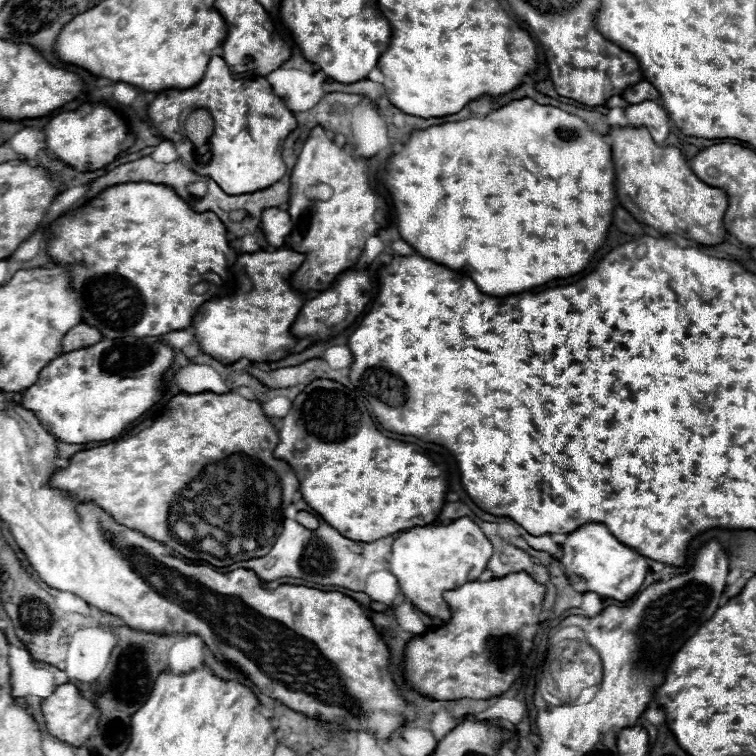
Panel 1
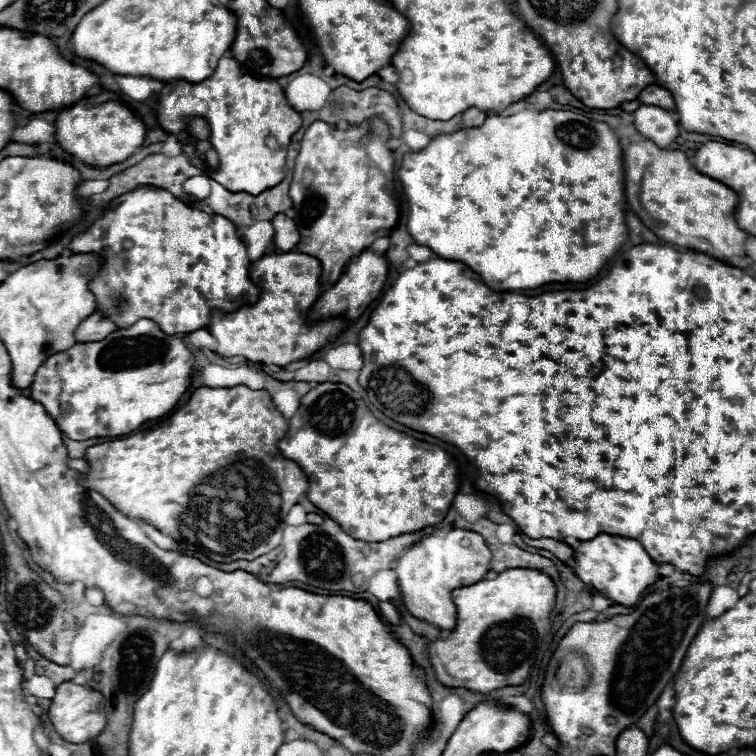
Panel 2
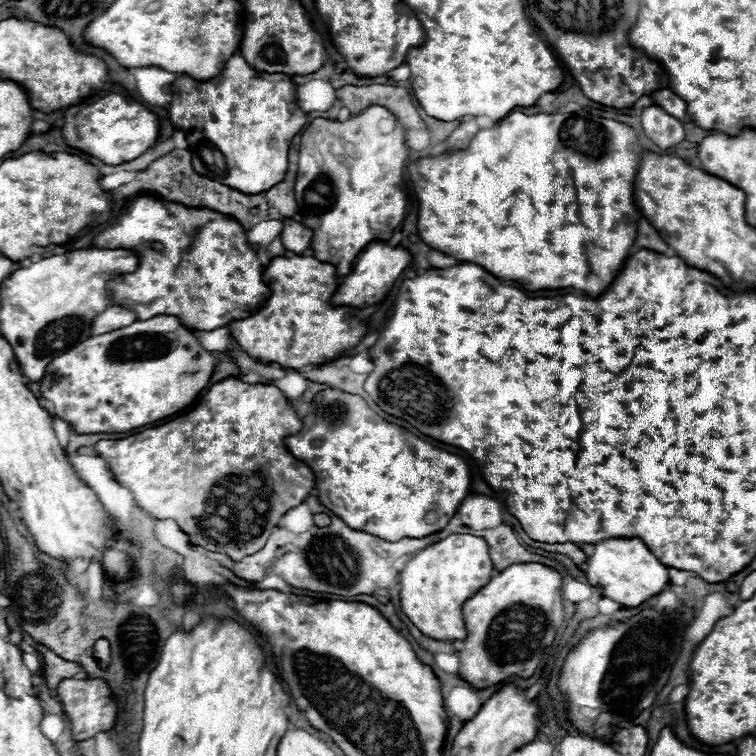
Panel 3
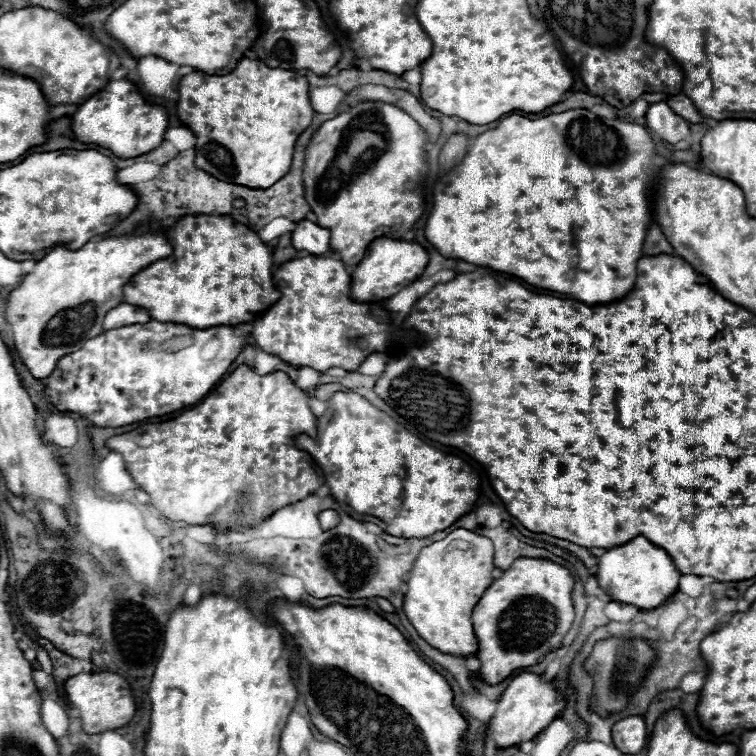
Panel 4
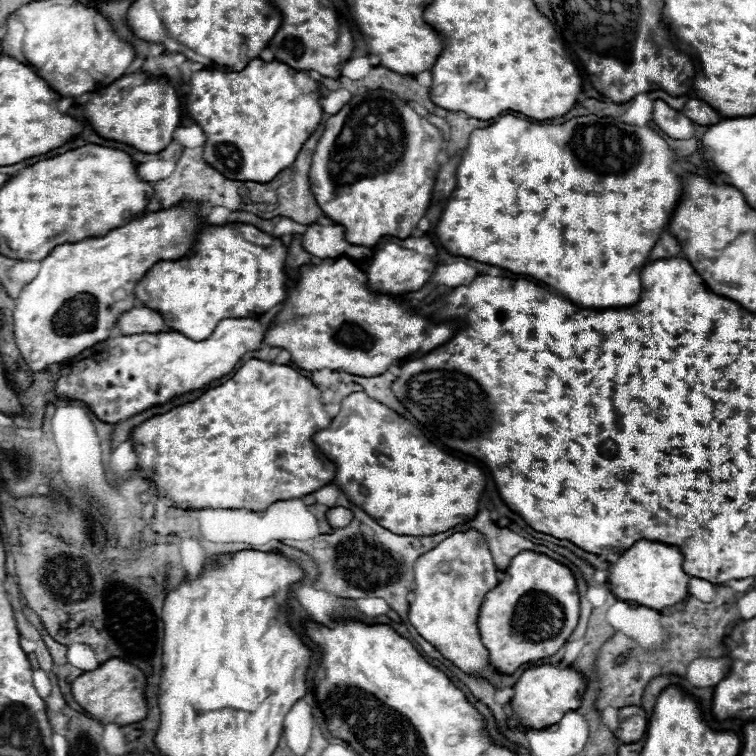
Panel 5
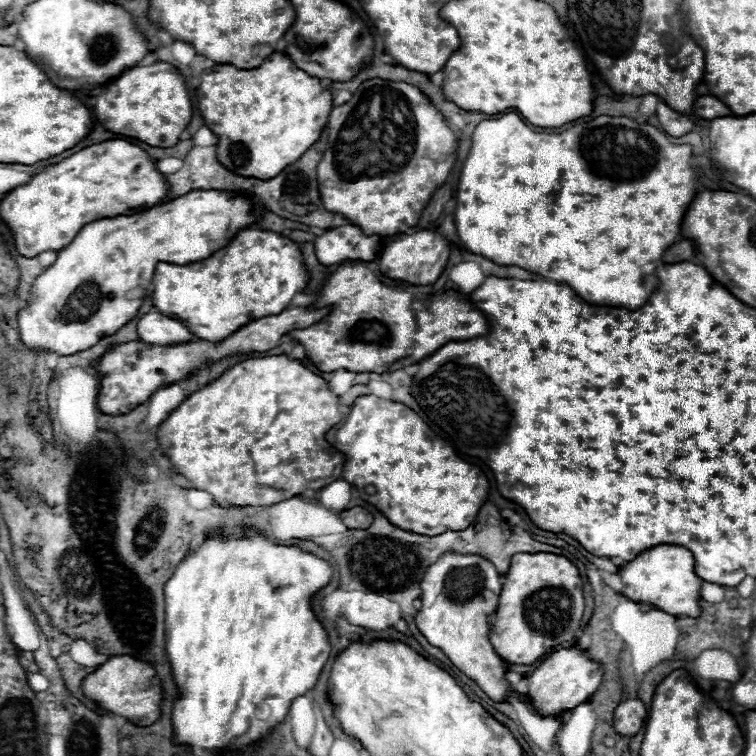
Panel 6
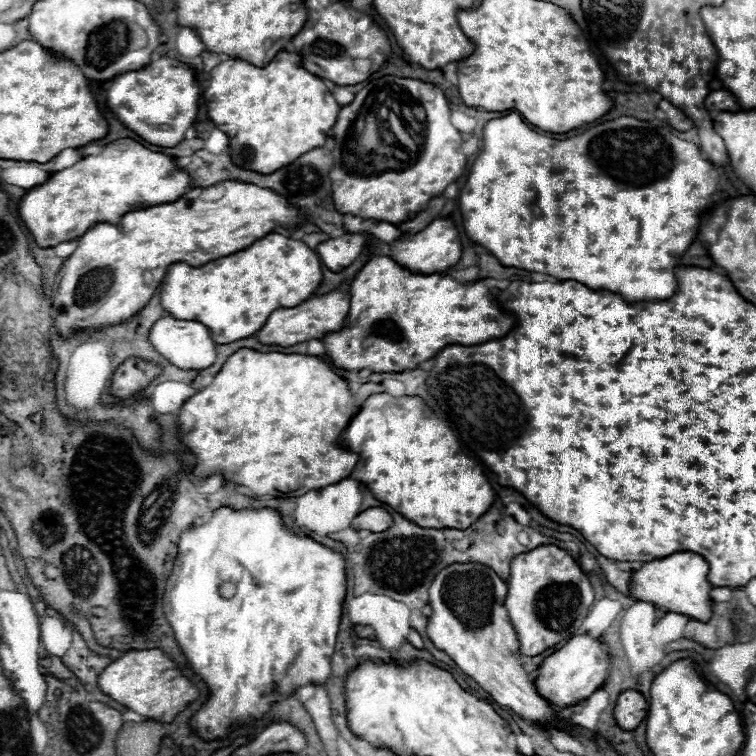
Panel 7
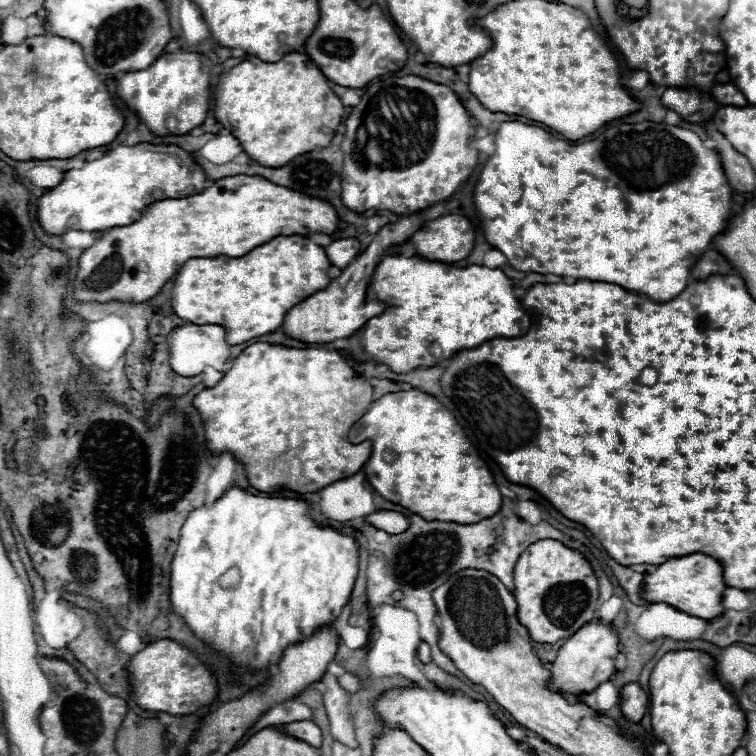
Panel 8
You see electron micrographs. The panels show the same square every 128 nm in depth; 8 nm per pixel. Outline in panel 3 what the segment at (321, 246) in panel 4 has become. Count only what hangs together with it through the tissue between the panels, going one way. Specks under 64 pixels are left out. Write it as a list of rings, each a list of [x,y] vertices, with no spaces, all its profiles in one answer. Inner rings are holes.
[[[284,218],[282,220],[284,224],[284,230],[280,234],[282,238],[282,244],[286,250],[290,252],[296,252],[296,254],[302,254],[310,248],[310,240],[312,240],[312,230],[308,230],[306,226],[290,220],[290,218]]]

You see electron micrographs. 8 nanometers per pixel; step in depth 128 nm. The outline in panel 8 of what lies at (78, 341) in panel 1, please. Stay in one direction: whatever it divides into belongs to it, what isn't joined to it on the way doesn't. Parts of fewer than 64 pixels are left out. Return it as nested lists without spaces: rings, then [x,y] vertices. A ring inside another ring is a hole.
[[[218,324],[176,326],[168,334],[168,354],[170,354],[172,370],[180,376],[198,376],[206,366],[224,372],[230,364],[230,344],[224,340],[224,328]]]

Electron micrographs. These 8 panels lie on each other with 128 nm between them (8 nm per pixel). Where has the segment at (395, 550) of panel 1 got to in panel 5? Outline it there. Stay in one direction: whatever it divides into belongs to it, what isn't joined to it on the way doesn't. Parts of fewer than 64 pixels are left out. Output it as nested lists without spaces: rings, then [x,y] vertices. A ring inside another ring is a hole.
[[[478,530],[456,532],[428,550],[414,564],[414,600],[410,602],[408,620],[416,632],[428,640],[444,658],[460,670],[474,674],[474,670],[488,666],[488,650],[478,632],[478,612],[486,592],[496,588],[496,566],[486,538]]]

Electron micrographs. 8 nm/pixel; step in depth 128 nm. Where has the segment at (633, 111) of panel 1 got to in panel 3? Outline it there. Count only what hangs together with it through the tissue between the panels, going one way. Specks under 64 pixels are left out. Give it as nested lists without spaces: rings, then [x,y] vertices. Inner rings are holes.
[[[648,106],[640,114],[640,124],[644,134],[662,150],[684,140],[682,122],[664,112],[660,106]]]

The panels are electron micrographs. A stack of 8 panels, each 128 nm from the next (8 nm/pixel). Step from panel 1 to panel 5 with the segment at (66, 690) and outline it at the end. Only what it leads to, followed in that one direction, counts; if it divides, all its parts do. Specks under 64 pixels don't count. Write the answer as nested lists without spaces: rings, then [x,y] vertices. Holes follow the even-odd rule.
[[[112,658],[100,664],[96,670],[84,672],[82,676],[78,676],[72,682],[72,696],[94,720],[102,722],[104,726],[106,724],[126,726],[126,724],[140,722],[146,718],[144,688],[146,688],[146,678],[136,666],[120,658]]]

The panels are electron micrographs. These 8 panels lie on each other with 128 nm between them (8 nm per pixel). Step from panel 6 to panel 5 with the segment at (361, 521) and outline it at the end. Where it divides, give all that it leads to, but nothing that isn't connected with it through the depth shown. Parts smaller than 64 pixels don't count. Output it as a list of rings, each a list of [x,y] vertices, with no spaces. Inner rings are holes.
[[[342,506],[330,508],[326,512],[326,520],[328,520],[328,524],[332,528],[344,528],[344,526],[348,526],[352,522],[352,512],[346,510],[346,508],[342,508]]]

